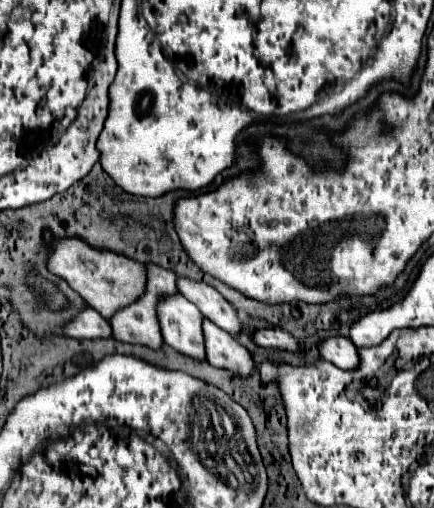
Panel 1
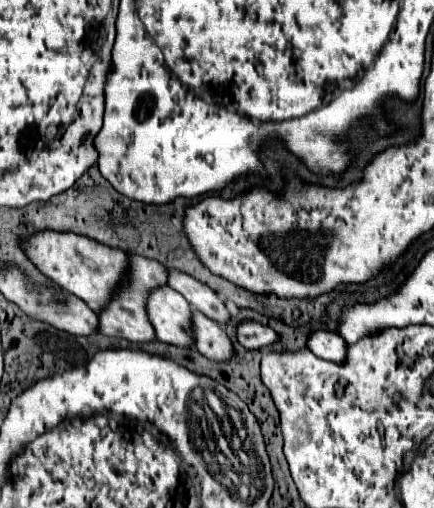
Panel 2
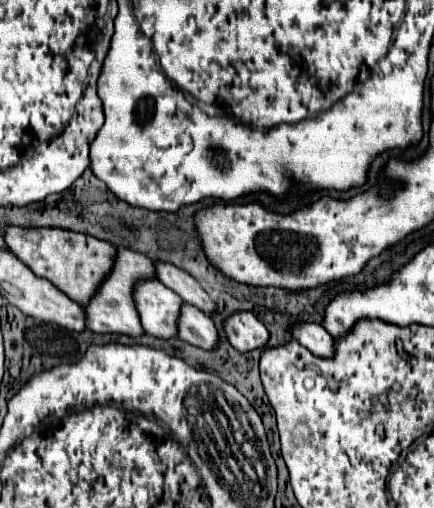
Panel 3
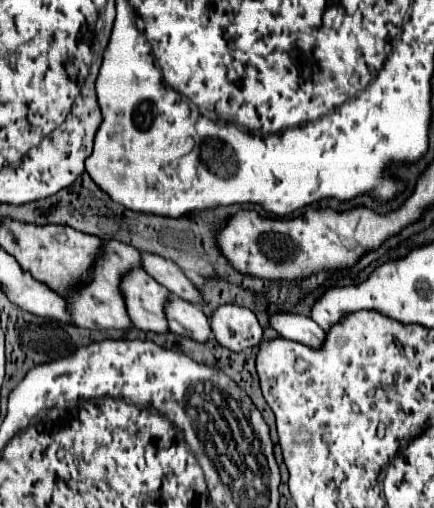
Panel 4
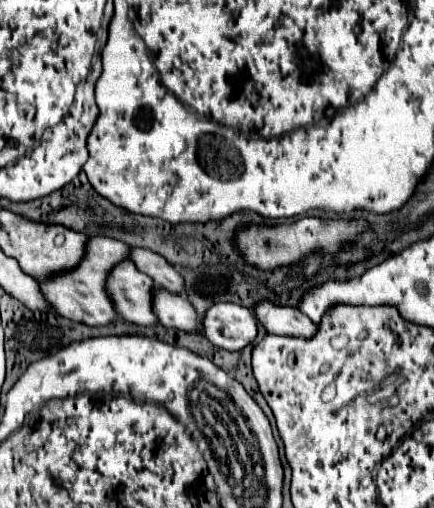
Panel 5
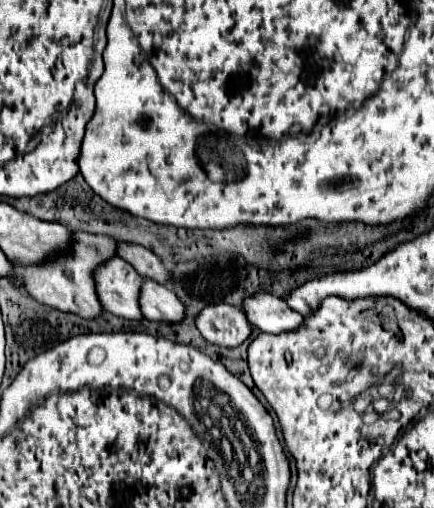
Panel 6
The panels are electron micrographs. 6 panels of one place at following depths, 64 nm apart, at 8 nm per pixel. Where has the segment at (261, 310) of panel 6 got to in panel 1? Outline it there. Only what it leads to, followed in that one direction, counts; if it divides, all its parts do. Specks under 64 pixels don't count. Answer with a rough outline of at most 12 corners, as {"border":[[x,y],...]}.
{"border":[[344,336],[318,342],[324,360],[342,370],[358,364],[354,344]]}

